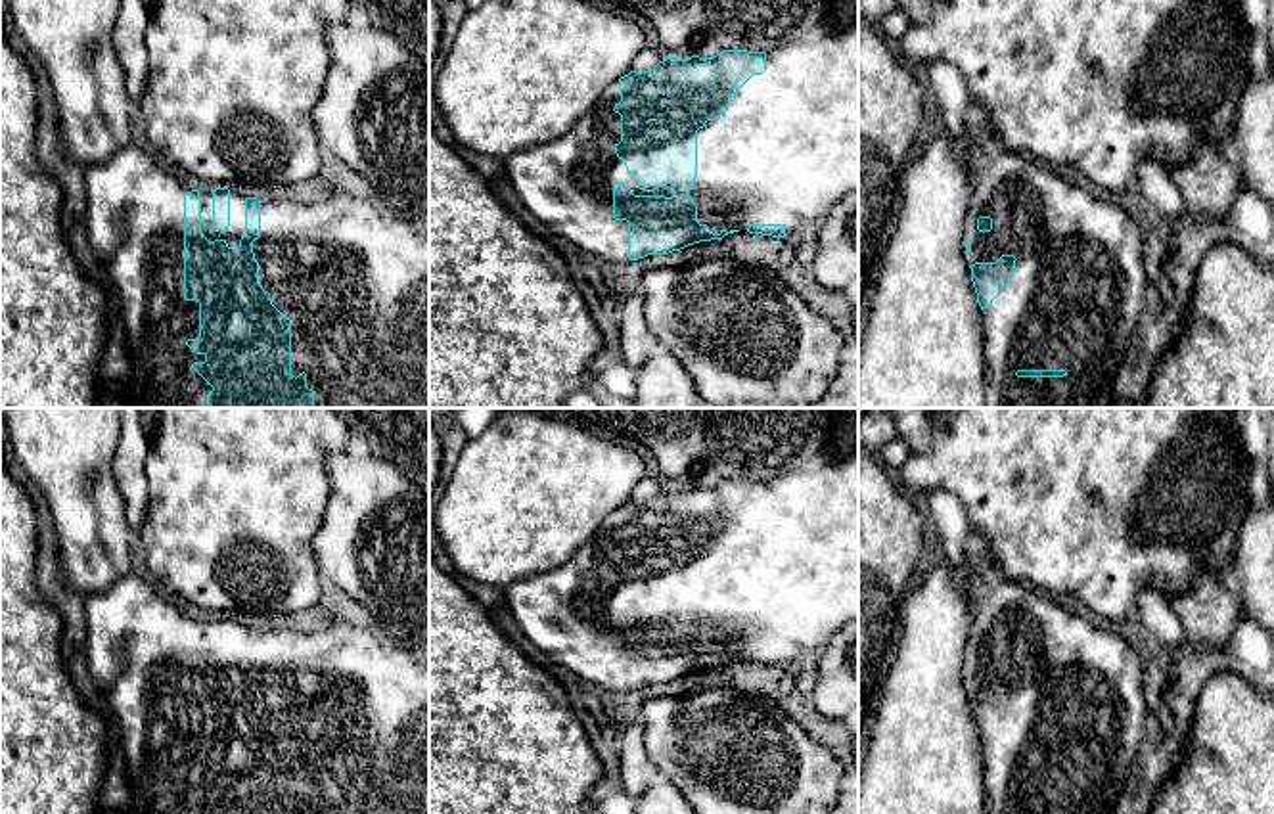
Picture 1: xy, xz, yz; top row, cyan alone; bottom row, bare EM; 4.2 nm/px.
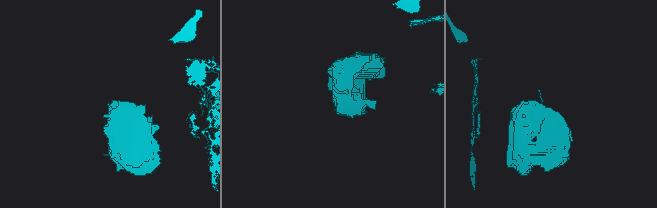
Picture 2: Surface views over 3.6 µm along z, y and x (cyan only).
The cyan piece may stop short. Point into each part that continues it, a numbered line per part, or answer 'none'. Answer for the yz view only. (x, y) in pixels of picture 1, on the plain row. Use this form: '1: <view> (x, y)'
1: yz (1075, 732)

